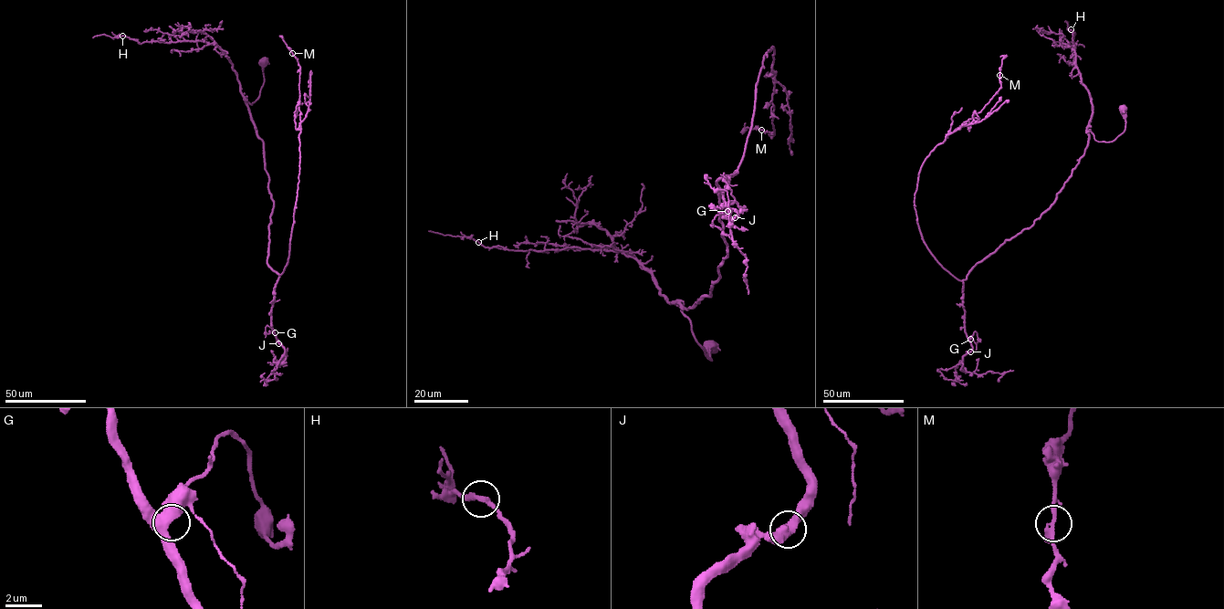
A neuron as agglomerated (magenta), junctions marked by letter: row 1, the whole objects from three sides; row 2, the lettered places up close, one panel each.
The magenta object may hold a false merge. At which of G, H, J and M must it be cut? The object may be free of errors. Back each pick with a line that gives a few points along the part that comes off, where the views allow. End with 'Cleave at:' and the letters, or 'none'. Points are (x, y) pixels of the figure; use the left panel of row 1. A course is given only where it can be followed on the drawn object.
Cleave at: none

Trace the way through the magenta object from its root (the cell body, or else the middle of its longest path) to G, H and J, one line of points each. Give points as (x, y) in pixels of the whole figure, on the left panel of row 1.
G: (263, 63), (259, 95), (245, 100), (274, 203), (267, 263), (279, 276), (275, 332)
H: (263, 63), (264, 82), (251, 105), (242, 94), (230, 59), (215, 45), (199, 40), (139, 43), (122, 36)
J: (263, 63), (259, 95), (245, 100), (274, 203), (267, 263), (279, 276), (271, 310), (279, 343)

